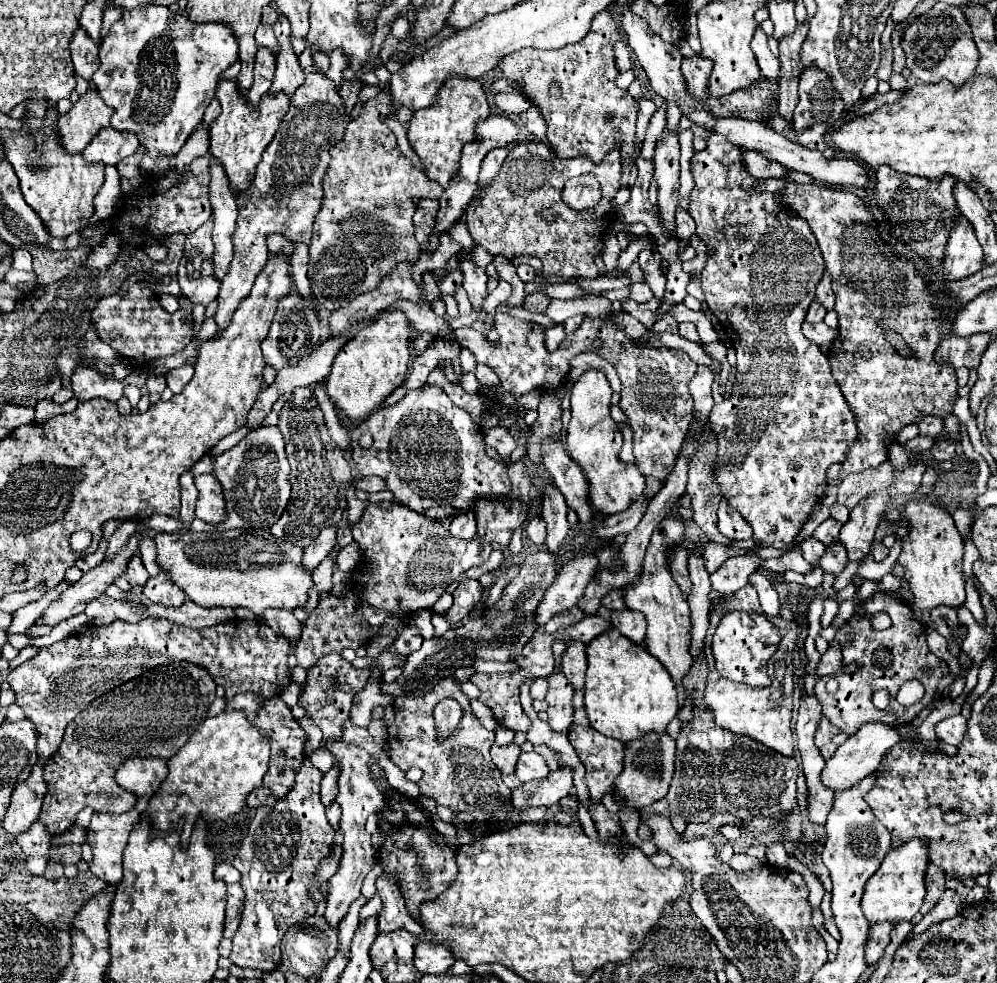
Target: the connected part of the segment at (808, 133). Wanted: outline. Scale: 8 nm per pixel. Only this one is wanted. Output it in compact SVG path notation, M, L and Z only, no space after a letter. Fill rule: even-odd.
M810 67L810 71L802 71L800 75L800 101L794 109L794 133L796 133L796 141L802 143L808 149L818 149L824 153L826 159L834 157L834 149L828 145L828 133L830 129L838 123L838 119L842 117L842 113L846 111L846 103L842 103L842 99L838 99L838 91L834 91L834 87L830 87L830 77L822 75L822 71L814 71L814 67Z

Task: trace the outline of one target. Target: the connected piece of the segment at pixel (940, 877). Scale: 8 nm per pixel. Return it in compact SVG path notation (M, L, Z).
M930 863L928 873L926 873L926 887L928 887L928 893L926 893L924 903L922 903L922 907L920 907L920 913L922 913L922 915L928 913L928 911L936 905L936 901L938 901L940 895L942 895L942 891L946 889L944 885L946 885L946 873L944 873L938 865Z

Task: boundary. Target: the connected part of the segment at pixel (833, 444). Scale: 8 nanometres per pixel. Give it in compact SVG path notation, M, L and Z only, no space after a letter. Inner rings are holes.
M712 133L706 149L690 159L690 171L696 187L690 195L688 213L696 221L696 235L708 249L714 249L702 271L702 291L738 355L738 373L732 393L724 403L714 405L710 413L712 431L718 433L720 467L716 469L716 481L722 487L722 497L750 523L754 539L758 541L752 553L724 561L724 565L710 575L712 589L720 593L736 593L748 583L746 577L758 569L760 547L790 547L812 507L824 497L826 469L846 459L850 443L858 437L858 427L854 423L854 413L850 413L850 405L846 405L846 399L832 377L828 355L800 331L806 309L814 299L816 285L826 271L812 229L804 219L792 215L790 207L778 203L774 193L754 189L762 179L754 179L754 175L746 171L742 149L718 133Z

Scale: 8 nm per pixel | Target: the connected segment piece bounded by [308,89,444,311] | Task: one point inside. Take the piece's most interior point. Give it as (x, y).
(364, 229)

